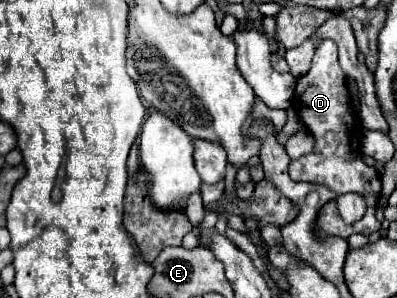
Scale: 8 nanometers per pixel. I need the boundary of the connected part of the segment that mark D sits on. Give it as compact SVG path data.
M323 41L319 45L319 51L315 51L313 55L311 69L297 79L293 103L293 109L315 137L315 147L309 155L291 161L288 171L291 179L296 182L325 185L333 189L337 195L345 195L351 191L363 195L367 201L367 213L359 221L359 233L371 235L381 227L381 223L375 219L375 207L381 193L381 179L377 169L365 165L363 161L359 147L361 131L357 131L357 115L351 109L351 99L345 81L347 77L339 67L337 47L331 47L331 41Z

